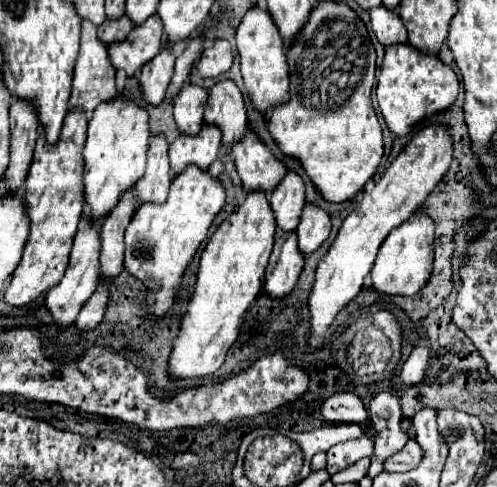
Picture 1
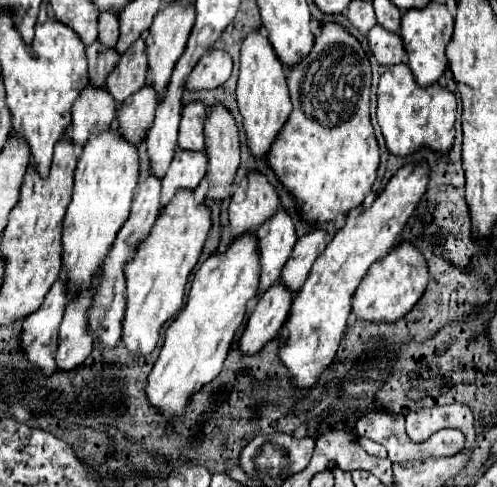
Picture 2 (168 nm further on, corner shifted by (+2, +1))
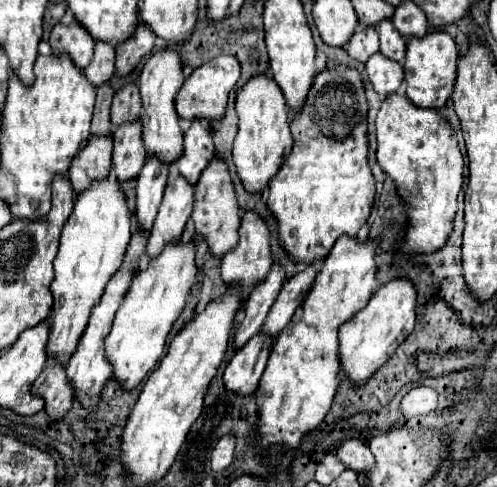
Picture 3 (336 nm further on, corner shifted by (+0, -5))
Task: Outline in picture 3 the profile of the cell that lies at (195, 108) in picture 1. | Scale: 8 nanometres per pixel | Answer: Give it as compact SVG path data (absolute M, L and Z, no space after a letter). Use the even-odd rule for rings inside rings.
M193 120L191 128L183 134L183 158L177 160L179 172L195 184L213 156L215 146L209 130L199 120Z

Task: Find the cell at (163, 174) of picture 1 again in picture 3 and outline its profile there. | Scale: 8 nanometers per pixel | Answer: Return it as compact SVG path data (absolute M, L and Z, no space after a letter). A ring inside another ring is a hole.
M139 228L133 232L131 242L127 246L127 252L125 252L125 258L123 258L123 264L119 266L115 276L111 276L109 284L105 286L105 292L103 292L99 304L95 304L95 308L91 310L89 324L87 324L87 328L83 332L83 340L79 340L79 348L75 350L75 356L71 356L71 364L67 364L67 376L69 376L71 384L75 386L75 398L89 410L95 408L95 404L99 402L99 394L101 394L103 384L113 376L111 362L105 356L105 342L103 340L105 340L107 332L111 330L113 316L115 316L117 308L121 306L129 286L131 286L131 280L133 280L131 268L139 270L139 264L141 264L143 256L147 254L147 240L149 240L149 232L139 232Z

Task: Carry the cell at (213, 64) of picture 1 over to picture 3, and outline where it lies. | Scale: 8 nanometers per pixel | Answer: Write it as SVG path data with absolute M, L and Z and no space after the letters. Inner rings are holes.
M217 56L209 60L207 64L193 70L193 74L183 82L177 98L175 98L175 110L181 118L193 120L193 118L223 118L229 92L235 88L239 80L239 62L235 56Z

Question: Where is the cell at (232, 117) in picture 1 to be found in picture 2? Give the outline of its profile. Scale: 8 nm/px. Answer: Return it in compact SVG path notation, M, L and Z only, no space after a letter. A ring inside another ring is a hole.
M213 106L205 122L205 154L207 154L207 198L215 202L229 200L233 196L233 178L239 168L239 134L231 112L225 106Z

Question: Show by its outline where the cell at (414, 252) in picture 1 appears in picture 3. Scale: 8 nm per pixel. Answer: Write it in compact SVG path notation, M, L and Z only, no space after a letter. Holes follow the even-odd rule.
M407 276L395 278L383 284L367 302L365 308L355 312L347 324L339 330L339 356L345 374L353 384L367 382L373 372L383 366L395 348L413 332L415 326L415 304L417 304L417 290Z

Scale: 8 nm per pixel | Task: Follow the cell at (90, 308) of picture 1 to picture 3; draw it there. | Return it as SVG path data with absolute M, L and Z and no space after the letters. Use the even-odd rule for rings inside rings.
M51 364L43 368L31 392L45 400L45 410L51 418L65 416L73 402L73 388L71 384L67 384L65 368L51 368Z

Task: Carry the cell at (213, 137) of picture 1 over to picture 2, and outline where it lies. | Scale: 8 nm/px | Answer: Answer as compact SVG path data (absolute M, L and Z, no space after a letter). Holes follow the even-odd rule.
M177 150L173 162L163 178L161 186L161 208L165 208L177 190L195 190L205 176L205 152L189 154L187 150Z

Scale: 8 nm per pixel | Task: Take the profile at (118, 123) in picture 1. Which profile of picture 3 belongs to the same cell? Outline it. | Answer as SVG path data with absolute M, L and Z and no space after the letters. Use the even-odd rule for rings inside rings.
M113 174L103 180L95 180L91 188L83 190L75 198L75 208L63 226L59 252L55 258L55 280L51 284L53 292L53 314L51 314L51 334L47 342L47 352L51 358L67 364L81 334L87 328L87 320L93 304L99 302L109 278L115 268L121 266L123 254L131 240L131 212L127 206L127 196L121 190L121 182Z

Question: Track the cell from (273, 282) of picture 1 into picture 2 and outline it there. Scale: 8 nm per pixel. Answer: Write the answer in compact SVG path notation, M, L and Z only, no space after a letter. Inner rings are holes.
M279 284L259 298L255 312L249 316L243 336L239 340L239 350L243 354L257 354L269 340L277 336L277 332L289 316L291 298L293 296L289 294L289 290L285 290L285 286Z

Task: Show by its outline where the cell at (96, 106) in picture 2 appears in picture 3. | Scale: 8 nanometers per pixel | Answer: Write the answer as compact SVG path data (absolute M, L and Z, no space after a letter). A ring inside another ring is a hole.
M89 136L89 144L85 144L69 168L69 180L73 184L75 194L85 190L95 178L103 178L111 168L111 136Z

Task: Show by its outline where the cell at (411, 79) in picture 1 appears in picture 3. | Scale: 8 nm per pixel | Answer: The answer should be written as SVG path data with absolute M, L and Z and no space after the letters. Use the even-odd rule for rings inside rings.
M397 92L397 96L385 98L377 114L377 160L385 174L395 180L399 194L409 204L409 230L401 250L425 254L439 250L451 234L453 218L457 212L457 194L463 184L463 156L451 122L445 120L437 108L413 106L401 92Z

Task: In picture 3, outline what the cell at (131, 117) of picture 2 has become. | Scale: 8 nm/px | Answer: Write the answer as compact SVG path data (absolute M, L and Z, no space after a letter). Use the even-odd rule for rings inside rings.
M139 120L121 124L113 132L113 174L125 182L135 178L147 160L147 152L143 150L143 128L139 128Z

